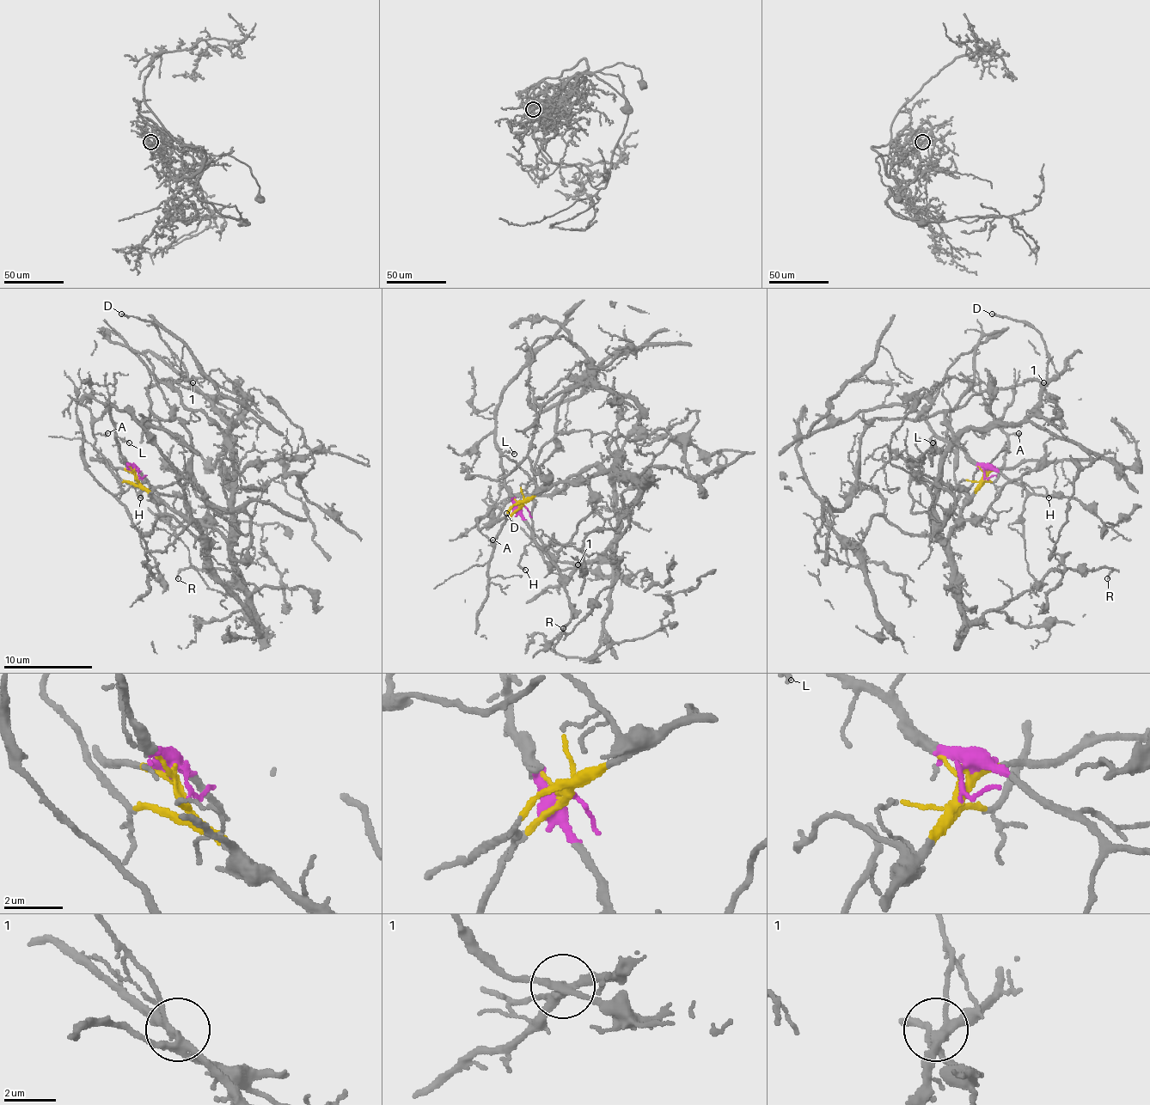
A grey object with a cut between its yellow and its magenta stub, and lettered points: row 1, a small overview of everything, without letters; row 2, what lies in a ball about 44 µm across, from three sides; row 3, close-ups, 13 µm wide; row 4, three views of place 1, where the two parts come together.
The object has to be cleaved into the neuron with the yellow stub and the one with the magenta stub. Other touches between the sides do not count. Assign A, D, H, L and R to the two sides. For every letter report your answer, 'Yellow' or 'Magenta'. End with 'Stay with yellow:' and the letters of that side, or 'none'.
A: Yellow
D: Yellow
H: Magenta
L: Magenta
R: Yellow
Stay with yellow: A, D, R

